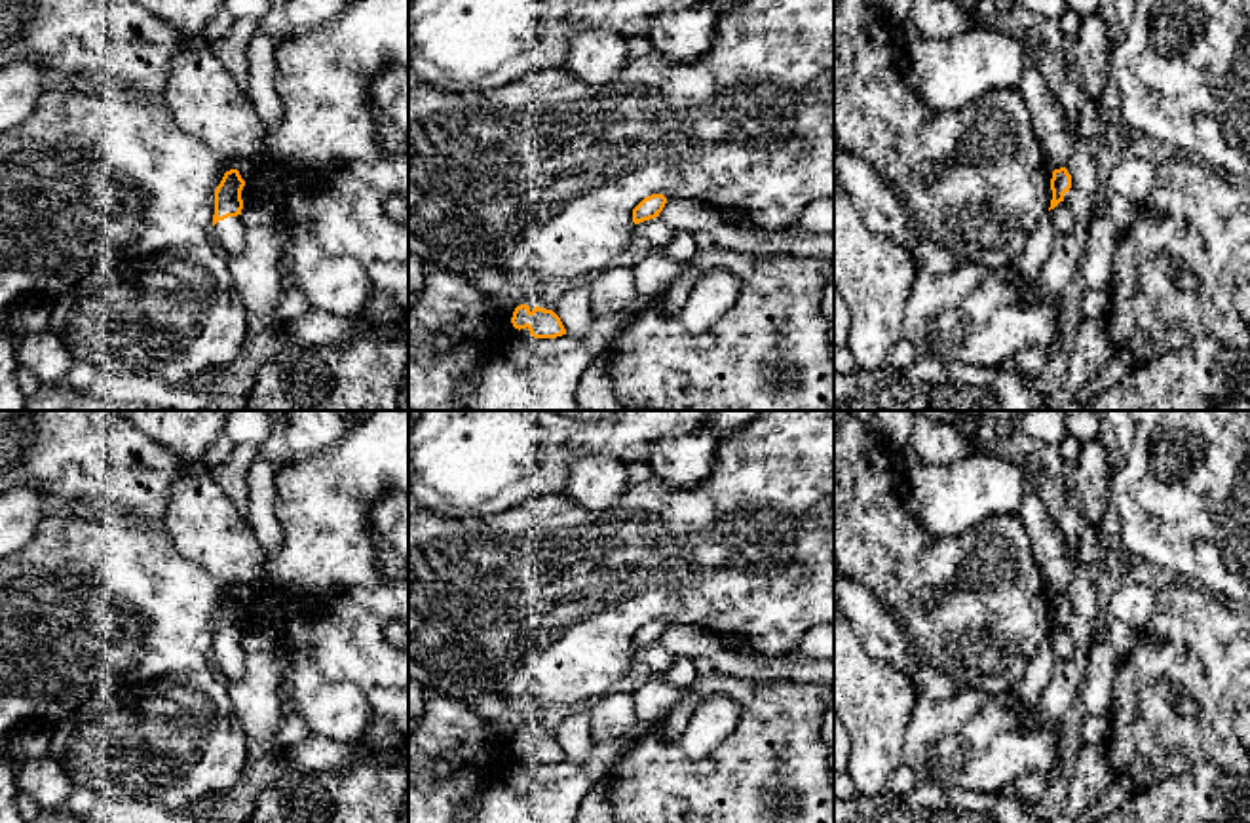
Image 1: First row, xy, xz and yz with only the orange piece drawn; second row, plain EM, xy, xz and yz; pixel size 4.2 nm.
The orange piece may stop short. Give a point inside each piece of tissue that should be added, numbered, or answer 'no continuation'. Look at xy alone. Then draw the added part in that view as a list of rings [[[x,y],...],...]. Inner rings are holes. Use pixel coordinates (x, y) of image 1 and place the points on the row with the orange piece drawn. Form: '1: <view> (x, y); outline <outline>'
1: xy (230, 232); outline [[[239,215],[218,220],[213,230],[213,238],[220,241],[230,255],[243,251],[245,236],[247,228]]]

